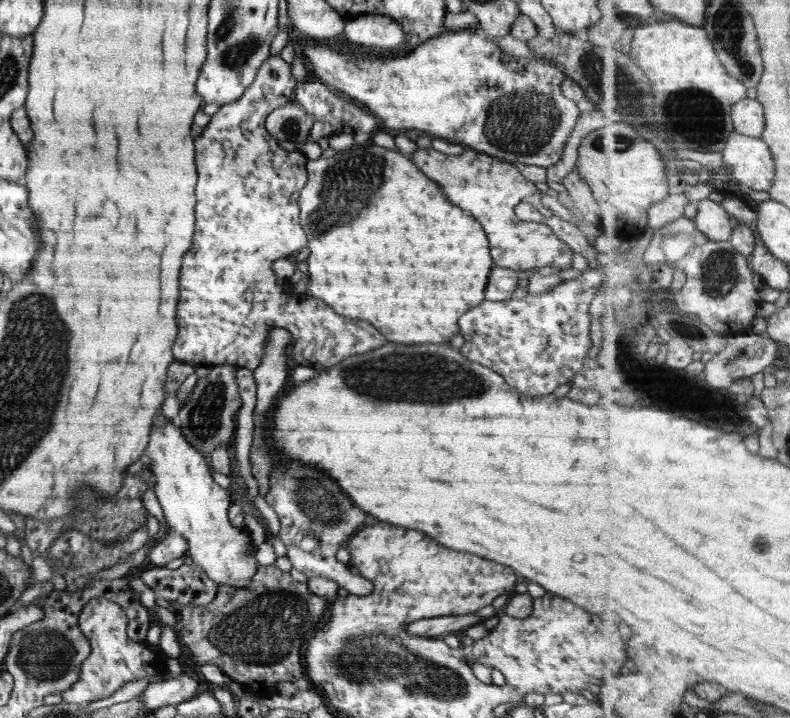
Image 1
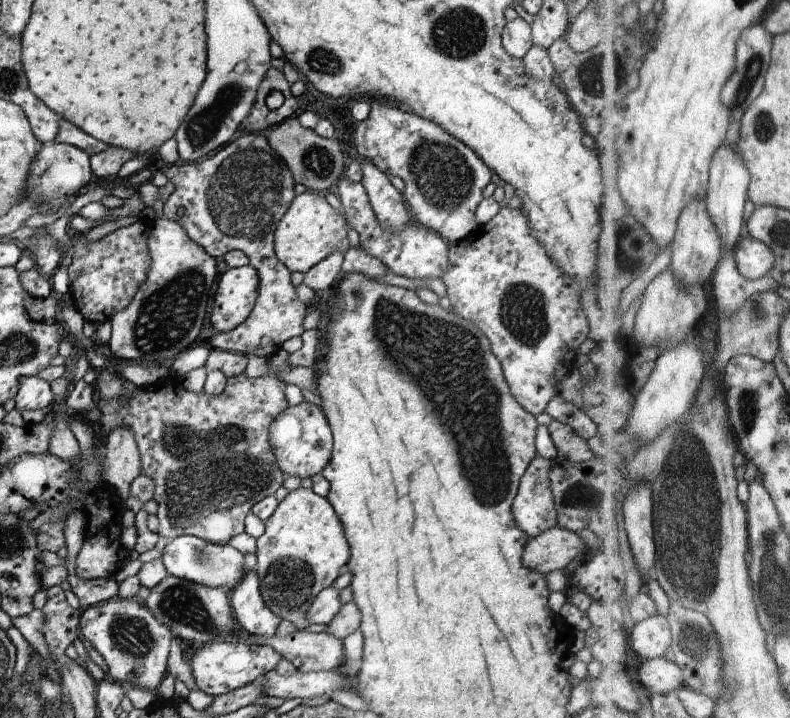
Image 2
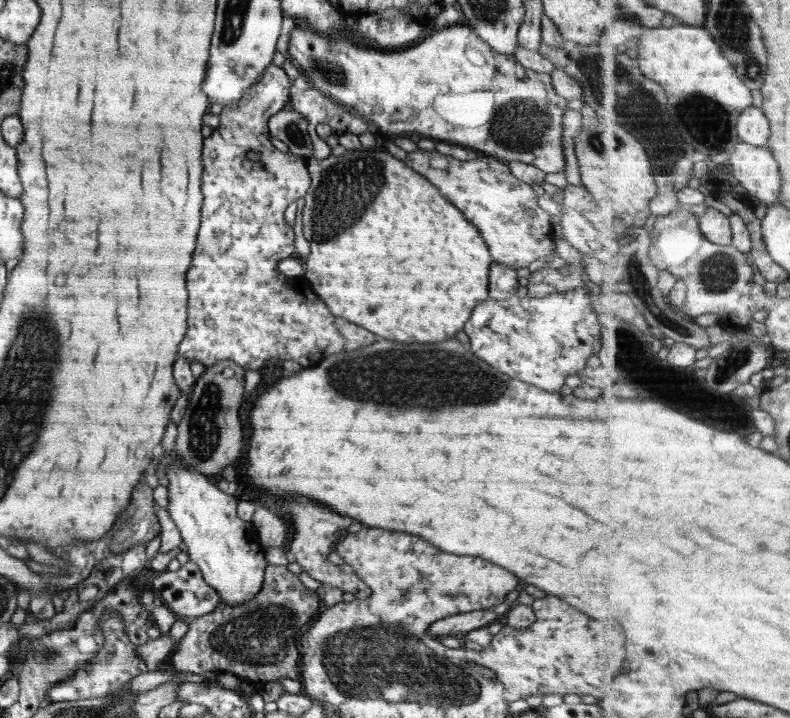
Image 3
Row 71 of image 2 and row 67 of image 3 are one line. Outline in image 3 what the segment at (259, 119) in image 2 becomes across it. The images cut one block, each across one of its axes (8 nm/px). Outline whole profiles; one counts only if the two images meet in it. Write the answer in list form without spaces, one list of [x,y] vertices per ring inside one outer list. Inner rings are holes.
[[[273,63],[264,70],[263,78],[254,84],[245,94],[242,99],[237,100],[236,103],[230,103],[229,105],[223,105],[223,110],[220,115],[220,126],[212,130],[212,134],[203,140],[203,154],[202,154],[202,176],[201,176],[201,191],[204,195],[204,206],[201,208],[200,216],[200,228],[198,229],[198,242],[196,242],[196,252],[192,256],[192,266],[188,270],[188,276],[186,276],[186,288],[190,292],[188,302],[188,330],[184,335],[184,340],[180,342],[178,346],[177,356],[184,357],[190,361],[198,361],[202,363],[206,368],[214,366],[223,360],[232,360],[245,370],[259,370],[262,368],[269,358],[280,358],[283,360],[294,360],[298,362],[302,367],[308,367],[310,364],[318,364],[318,360],[332,354],[340,353],[342,351],[358,350],[362,346],[368,346],[376,340],[376,336],[372,332],[366,332],[364,328],[358,328],[354,324],[350,324],[348,320],[342,320],[342,318],[334,316],[330,310],[325,306],[324,302],[320,302],[318,298],[316,300],[308,300],[306,296],[300,296],[300,292],[288,288],[288,278],[278,270],[278,262],[282,259],[288,258],[291,254],[296,252],[294,246],[295,232],[292,226],[288,225],[285,220],[284,212],[286,208],[296,202],[298,198],[304,198],[311,185],[311,176],[308,172],[306,158],[298,157],[291,154],[285,154],[278,151],[270,142],[270,134],[268,128],[268,122],[271,116],[274,116],[276,112],[285,110],[288,107],[288,102],[291,96],[291,84],[288,80],[286,72],[282,66],[276,66]],[[250,151],[258,151],[262,157],[258,163],[252,163],[246,159],[246,153]]]

